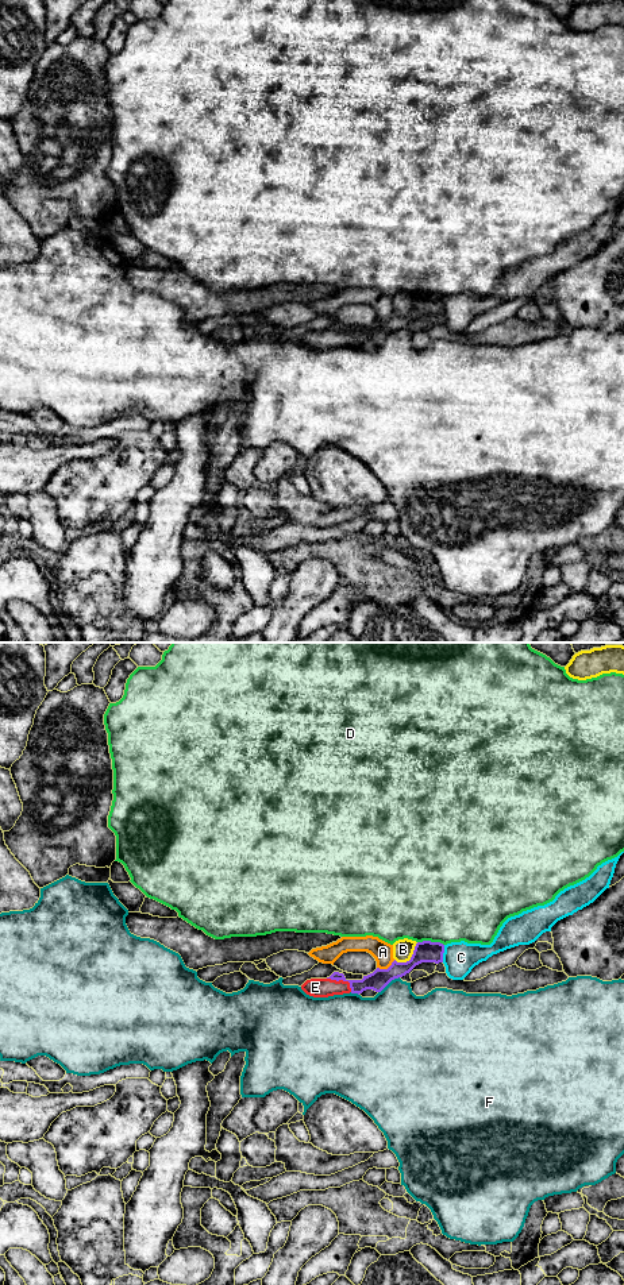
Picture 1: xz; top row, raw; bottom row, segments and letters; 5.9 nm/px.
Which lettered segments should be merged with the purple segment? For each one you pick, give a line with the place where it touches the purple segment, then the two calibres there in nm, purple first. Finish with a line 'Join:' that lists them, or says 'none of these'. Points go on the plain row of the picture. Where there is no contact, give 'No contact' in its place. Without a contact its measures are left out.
E: Touches purple at xz (342, 331). Thickness 120 nm (purple) against 110 nm
Join: E

